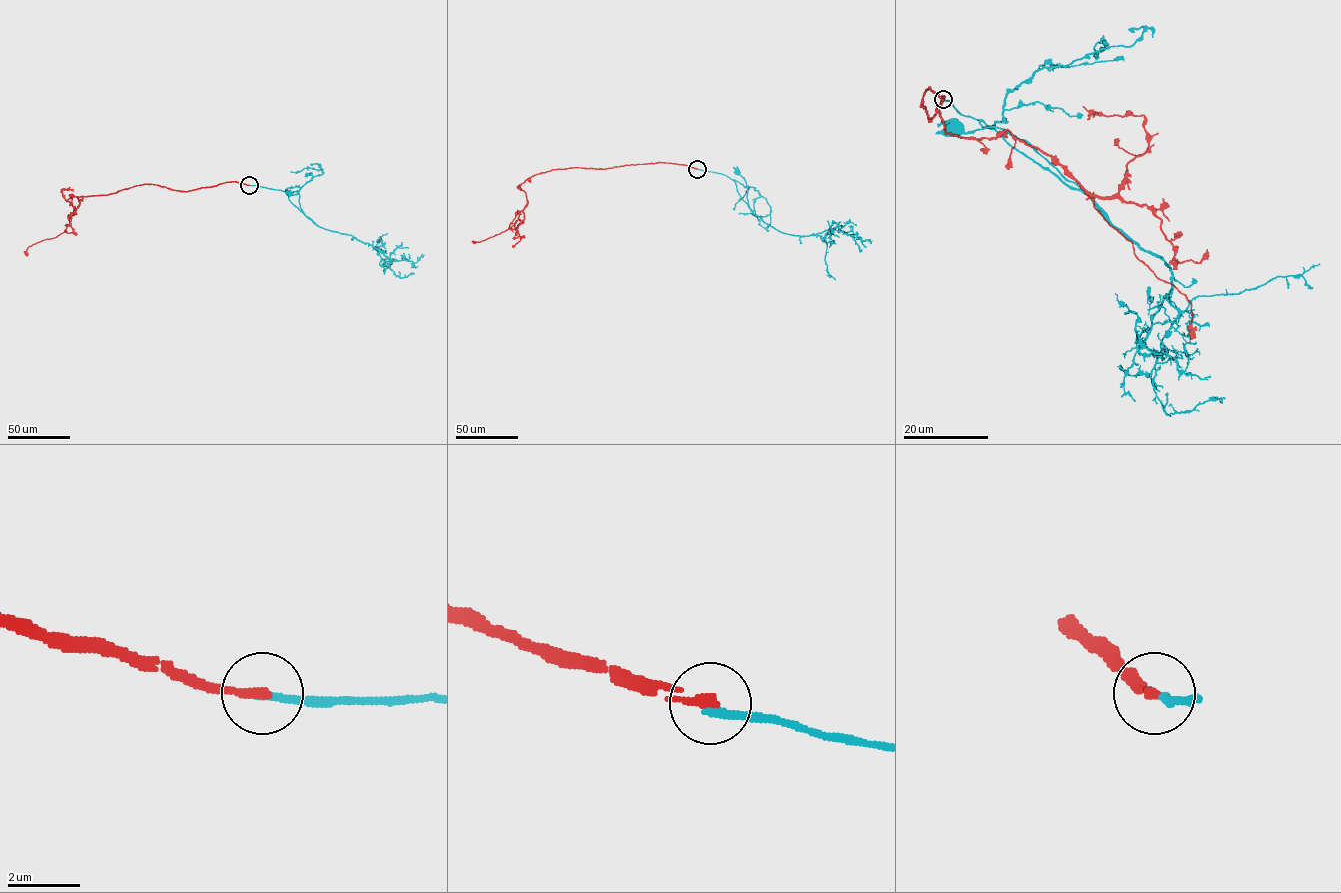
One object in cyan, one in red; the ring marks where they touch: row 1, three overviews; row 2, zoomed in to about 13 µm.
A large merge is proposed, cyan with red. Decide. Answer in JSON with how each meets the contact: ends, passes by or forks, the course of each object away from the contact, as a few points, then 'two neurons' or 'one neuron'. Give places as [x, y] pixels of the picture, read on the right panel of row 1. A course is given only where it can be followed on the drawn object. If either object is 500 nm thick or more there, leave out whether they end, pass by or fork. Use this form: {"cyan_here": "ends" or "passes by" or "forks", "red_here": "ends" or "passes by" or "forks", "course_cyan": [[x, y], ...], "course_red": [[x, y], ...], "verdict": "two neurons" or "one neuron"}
{"cyan_here": "ends", "red_here": "ends", "course_cyan": [[944, 99], [961, 114], [982, 120], [1066, 184], [1078, 187], [1027, 143], [1001, 129], [961, 132], [954, 127]], "course_red": [[943, 99], [921, 105], [929, 120], [942, 96], [946, 133], [1048, 153], [1191, 303], [1191, 339]], "verdict": "two neurons"}

